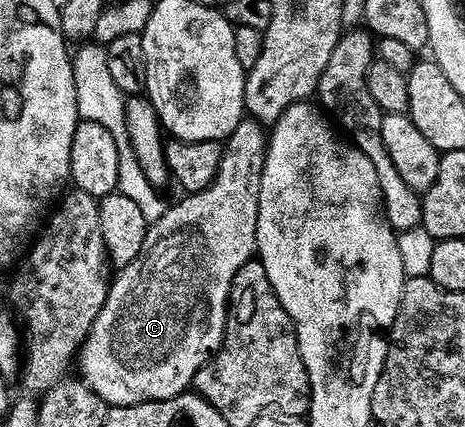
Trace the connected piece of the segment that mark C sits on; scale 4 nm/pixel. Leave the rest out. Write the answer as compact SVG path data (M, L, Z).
M242 118L239 126L235 126L235 130L231 130L231 134L226 136L223 141L219 170L215 174L211 186L207 186L198 192L182 195L183 198L178 204L170 203L165 209L163 218L159 218L155 223L149 225L149 229L145 235L145 241L136 258L129 264L124 265L118 271L121 272L118 276L116 273L112 277L107 298L95 318L95 322L91 326L85 343L81 345L81 351L79 353L79 368L81 364L81 372L79 372L80 379L85 381L85 384L92 392L99 394L99 398L103 398L106 404L110 406L138 404L139 402L147 402L148 400L166 400L172 396L177 396L180 392L186 391L192 385L197 371L221 348L221 343L225 337L225 319L229 313L229 295L231 294L233 279L235 278L235 274L239 274L239 270L248 260L254 259L257 251L259 186L261 185L261 175L265 169L265 152L268 149L269 137L267 135L266 125L260 124L258 120L252 118Z

